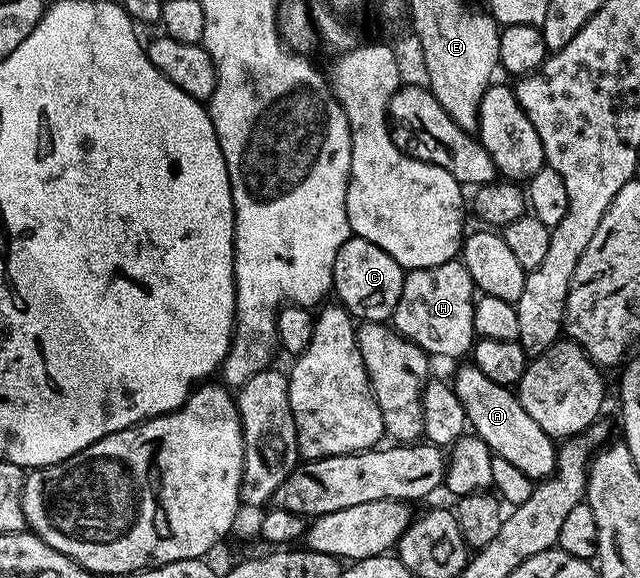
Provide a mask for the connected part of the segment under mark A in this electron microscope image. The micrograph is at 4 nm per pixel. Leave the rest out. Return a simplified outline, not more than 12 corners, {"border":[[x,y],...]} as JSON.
{"border":[[472,364],[451,385],[472,433],[534,480],[554,439],[510,387]]}

